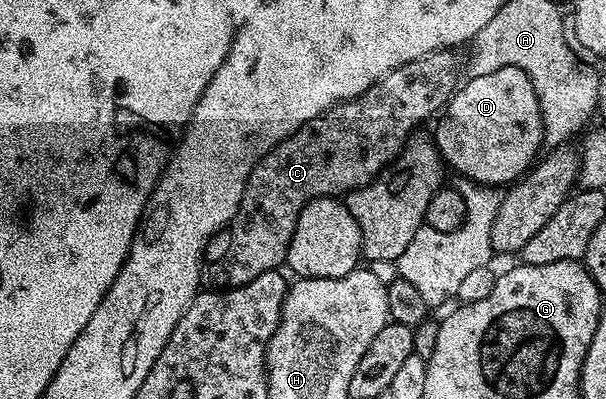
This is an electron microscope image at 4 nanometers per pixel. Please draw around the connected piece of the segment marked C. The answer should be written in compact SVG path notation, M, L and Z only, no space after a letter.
M454 51L429 53L426 57L412 59L412 63L404 63L404 67L384 75L356 99L333 105L316 119L304 123L304 127L297 129L267 157L262 158L250 172L238 216L206 242L204 273L208 281L214 284L211 286L219 290L235 289L244 283L252 283L252 279L256 279L256 275L264 275L264 271L278 269L285 262L286 252L292 243L296 219L312 198L341 198L351 189L364 187L383 169L388 168L415 136L414 128L424 124L430 116L433 118L454 96L454 91L460 84L456 54Z

